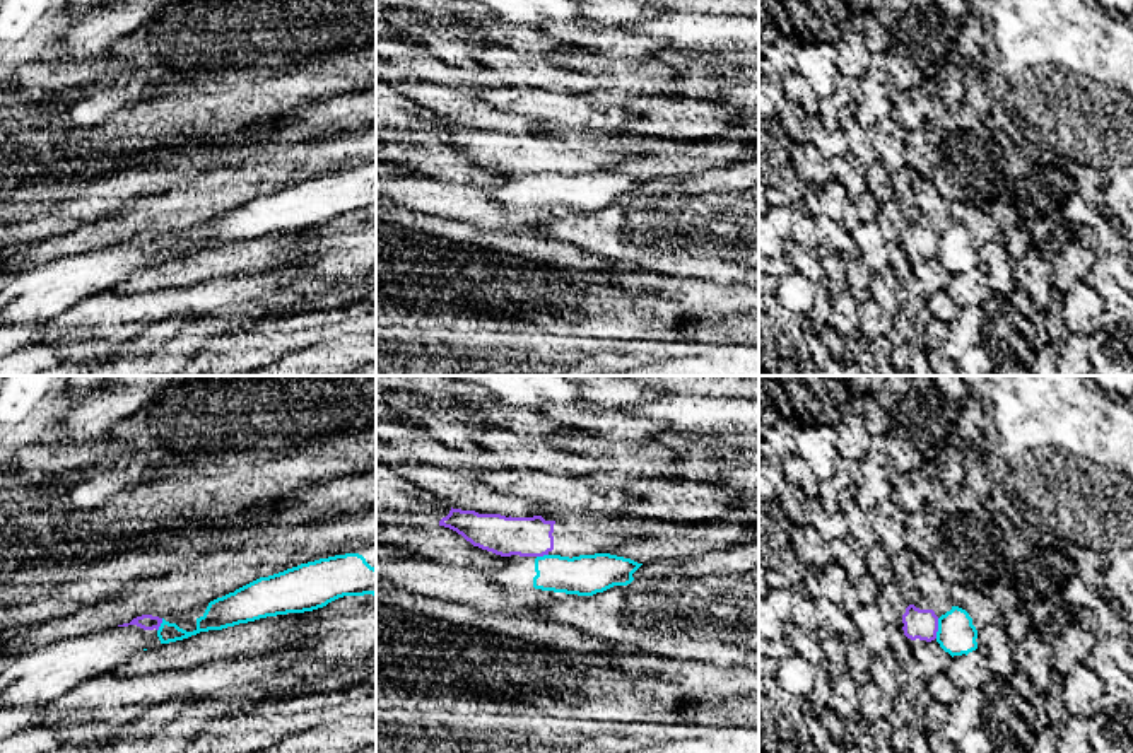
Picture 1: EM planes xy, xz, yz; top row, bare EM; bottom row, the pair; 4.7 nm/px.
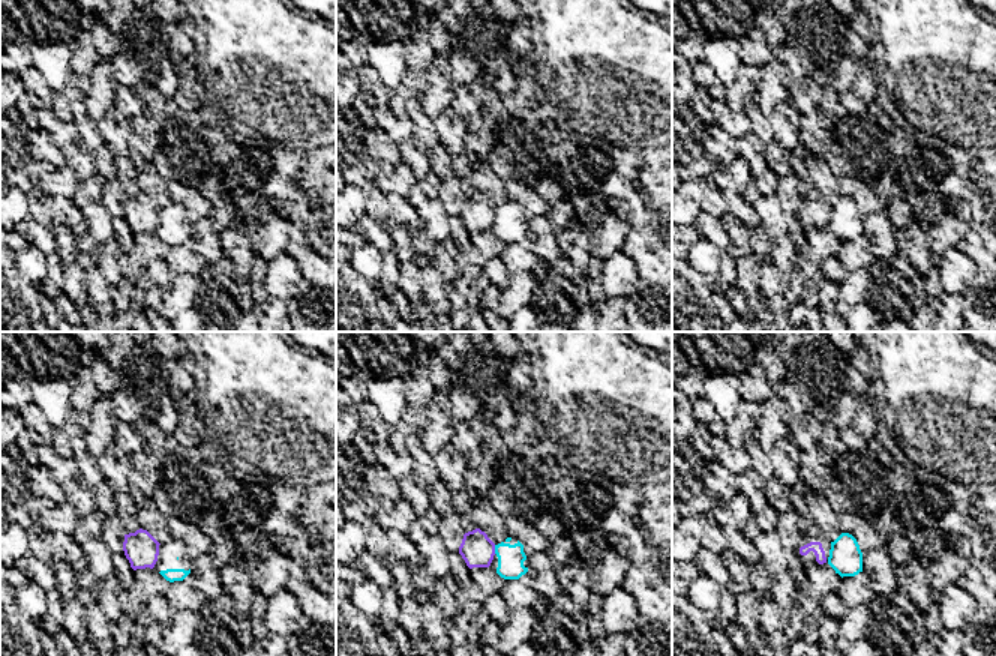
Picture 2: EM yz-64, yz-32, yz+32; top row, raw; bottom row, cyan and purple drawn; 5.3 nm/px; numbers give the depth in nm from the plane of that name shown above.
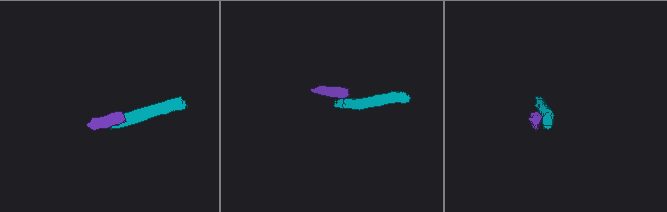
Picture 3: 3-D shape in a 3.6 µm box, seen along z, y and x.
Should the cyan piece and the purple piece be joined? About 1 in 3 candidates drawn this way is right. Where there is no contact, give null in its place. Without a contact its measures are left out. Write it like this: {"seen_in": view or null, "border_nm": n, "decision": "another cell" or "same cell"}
{"seen_in": "yz", "border_nm": 100, "decision": "another cell"}

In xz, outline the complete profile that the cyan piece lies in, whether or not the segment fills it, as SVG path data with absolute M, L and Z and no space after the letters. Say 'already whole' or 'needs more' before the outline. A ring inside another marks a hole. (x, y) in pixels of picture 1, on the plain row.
needs more | M595 171L579 174L501 174L497 186L487 186L489 196L516 207L542 207L578 213L593 213L613 203L627 203L643 183L631 176Z

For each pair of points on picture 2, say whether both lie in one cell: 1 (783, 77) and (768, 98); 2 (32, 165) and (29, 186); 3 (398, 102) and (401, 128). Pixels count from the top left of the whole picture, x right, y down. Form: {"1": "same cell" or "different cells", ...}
{"1": "same cell", "2": "same cell", "3": "different cells"}

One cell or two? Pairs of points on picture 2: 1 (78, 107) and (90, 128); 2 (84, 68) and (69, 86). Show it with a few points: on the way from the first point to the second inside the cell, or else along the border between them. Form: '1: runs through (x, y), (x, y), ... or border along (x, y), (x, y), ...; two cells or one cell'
1: runs through (80, 111), (86, 123); one cell
2: border along (66, 44), (69, 66), (87, 78); two cells

